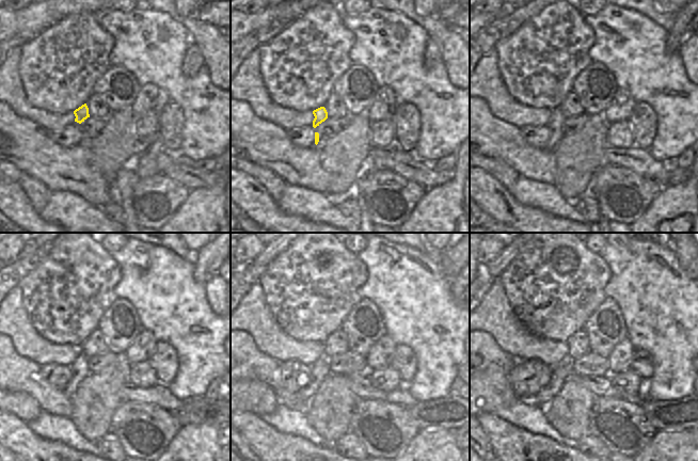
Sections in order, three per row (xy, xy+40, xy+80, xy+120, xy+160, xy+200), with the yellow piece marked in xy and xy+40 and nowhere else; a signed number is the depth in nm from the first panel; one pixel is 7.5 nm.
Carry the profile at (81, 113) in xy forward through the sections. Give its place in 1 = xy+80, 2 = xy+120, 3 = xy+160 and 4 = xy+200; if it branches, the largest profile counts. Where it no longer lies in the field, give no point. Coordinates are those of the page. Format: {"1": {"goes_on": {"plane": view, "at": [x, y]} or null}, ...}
{"1": {"goes_on": {"plane": "xy+80", "at": [555, 124]}}, "2": {"goes_on": {"plane": "xy+120", "at": [80, 366]}}, "3": {"goes_on": {"plane": "xy+160", "at": [319, 370]}}, "4": {"goes_on": {"plane": "xy+200", "at": [559, 374]}}}

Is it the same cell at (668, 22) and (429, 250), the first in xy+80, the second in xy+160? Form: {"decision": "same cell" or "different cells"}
{"decision": "same cell"}

